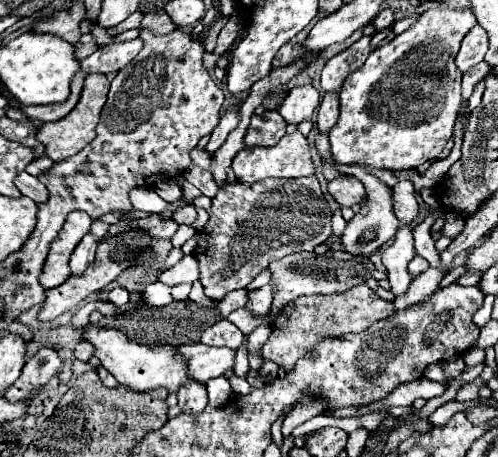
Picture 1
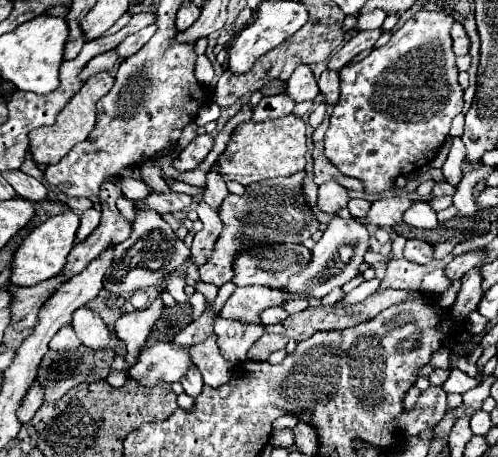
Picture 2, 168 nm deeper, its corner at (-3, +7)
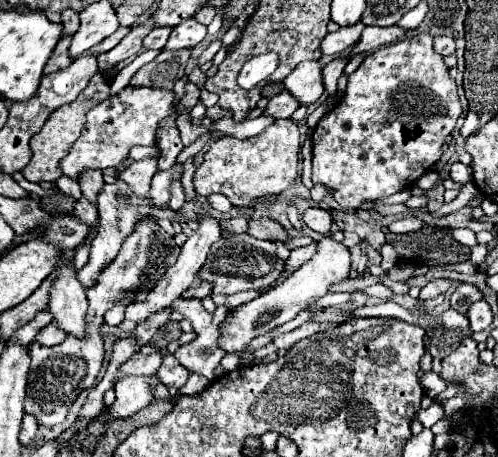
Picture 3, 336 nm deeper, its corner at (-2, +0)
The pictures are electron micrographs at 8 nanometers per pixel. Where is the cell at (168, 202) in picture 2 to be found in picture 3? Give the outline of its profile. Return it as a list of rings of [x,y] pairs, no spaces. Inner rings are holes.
[[[178,180],[172,182],[172,188],[170,188],[170,202],[168,202],[168,208],[170,210],[180,210],[184,206],[184,192],[182,192],[182,186]]]

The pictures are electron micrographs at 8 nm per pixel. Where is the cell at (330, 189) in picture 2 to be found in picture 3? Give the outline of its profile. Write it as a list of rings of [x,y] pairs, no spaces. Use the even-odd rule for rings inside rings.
[[[308,208],[302,214],[302,222],[314,232],[328,234],[332,226],[332,214],[330,210],[324,210],[324,208]]]

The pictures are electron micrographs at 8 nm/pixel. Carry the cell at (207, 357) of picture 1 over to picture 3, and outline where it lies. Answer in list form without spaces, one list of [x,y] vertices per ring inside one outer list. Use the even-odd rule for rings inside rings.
[[[128,376],[114,386],[116,402],[108,406],[104,412],[110,418],[128,418],[138,410],[146,408],[152,402],[152,386],[150,382],[160,382],[152,376]]]

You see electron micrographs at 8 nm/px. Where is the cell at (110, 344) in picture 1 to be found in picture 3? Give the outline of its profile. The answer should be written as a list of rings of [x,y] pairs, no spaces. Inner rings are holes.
[[[60,256],[56,262],[56,280],[52,280],[48,310],[64,332],[82,338],[86,306],[84,286],[76,280],[76,268],[64,268],[64,258]]]

